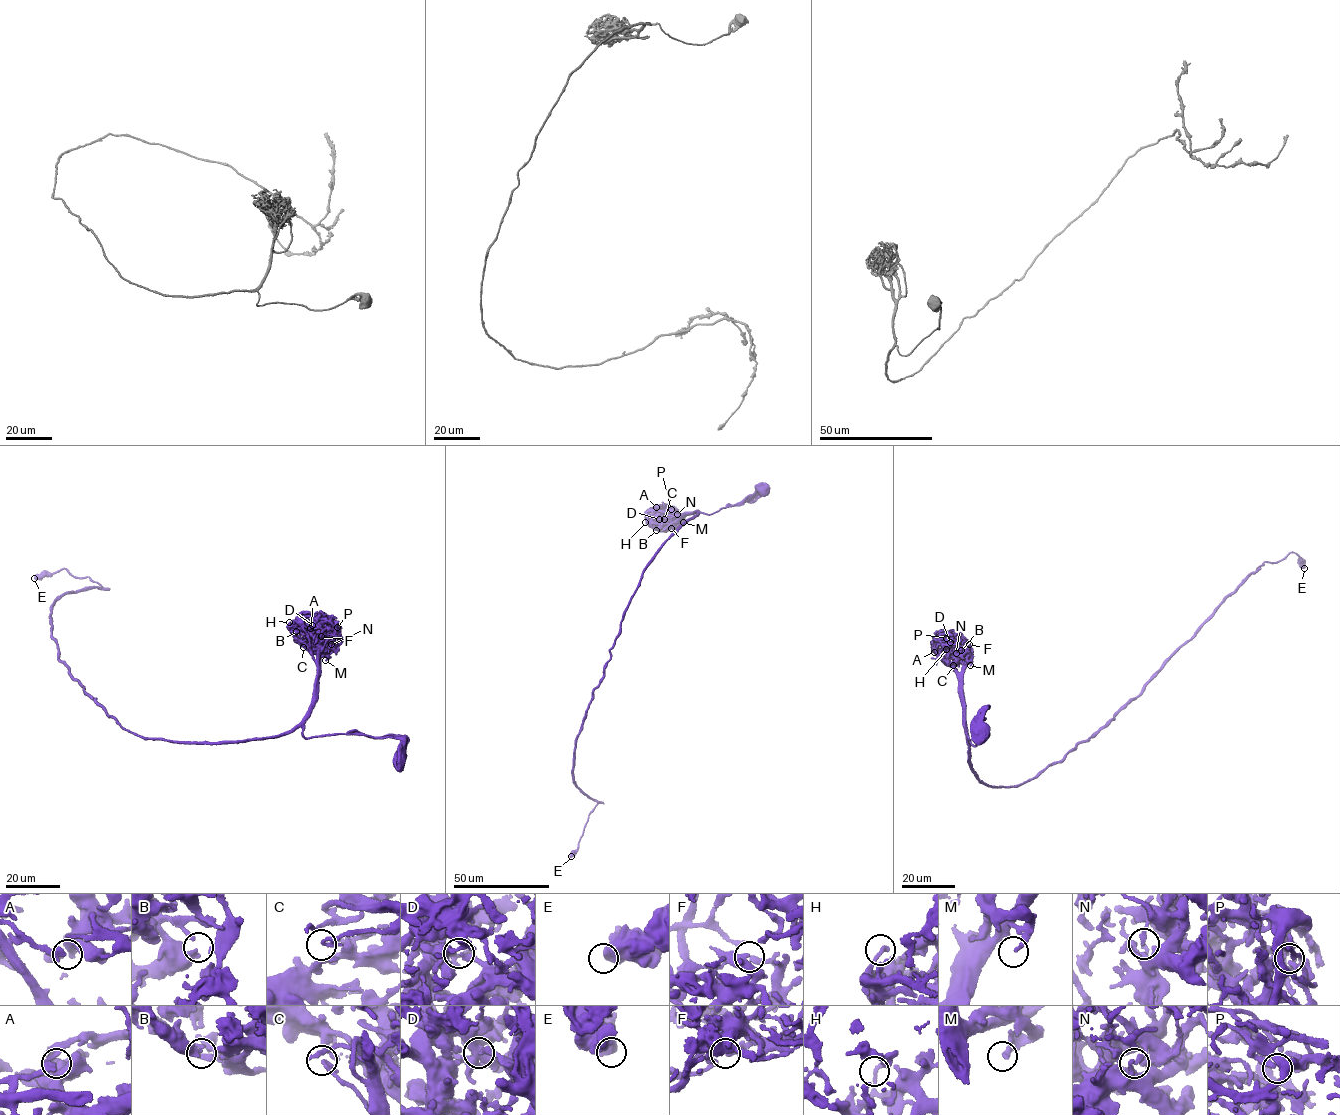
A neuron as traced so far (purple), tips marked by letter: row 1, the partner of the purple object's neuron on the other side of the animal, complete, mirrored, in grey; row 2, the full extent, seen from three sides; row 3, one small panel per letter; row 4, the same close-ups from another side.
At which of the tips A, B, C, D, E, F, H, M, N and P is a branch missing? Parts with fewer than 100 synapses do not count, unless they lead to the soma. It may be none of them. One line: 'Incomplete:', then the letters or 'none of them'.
Incomplete: none of them

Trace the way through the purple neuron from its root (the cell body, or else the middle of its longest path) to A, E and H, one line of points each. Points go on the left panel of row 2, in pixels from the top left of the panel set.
A: (399, 758), (398, 738), (338, 733), (303, 736), (317, 673), (317, 663), (303, 626), (310, 628)
E: (399, 758), (398, 738), (299, 726), (129, 732), (51, 633), (55, 602), (101, 586), (34, 578)
H: (399, 758), (398, 738), (338, 733), (304, 737), (317, 663), (310, 646), (295, 637), (289, 628), (289, 622)

